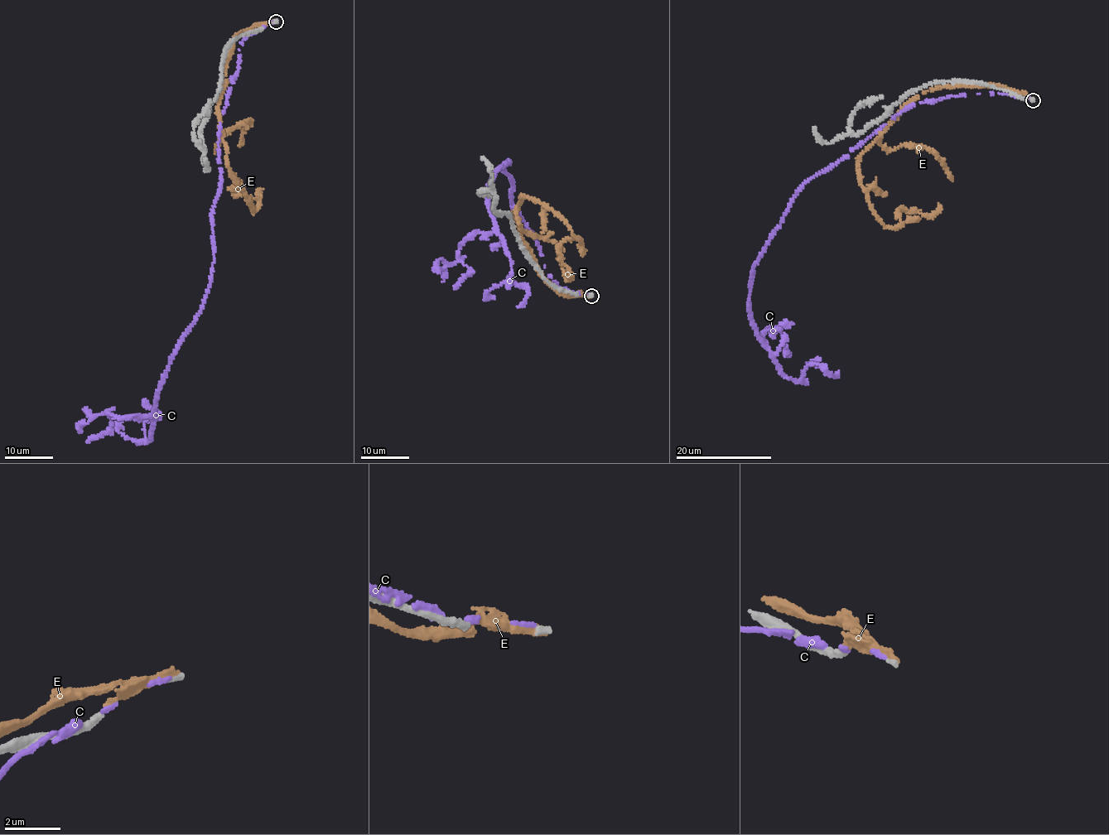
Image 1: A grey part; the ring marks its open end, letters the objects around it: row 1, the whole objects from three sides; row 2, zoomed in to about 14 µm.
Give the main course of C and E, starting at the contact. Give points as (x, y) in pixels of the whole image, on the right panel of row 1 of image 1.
C: (1031, 99), (977, 94), (912, 103), (792, 201), (751, 275), (753, 326), (793, 379), (814, 364), (837, 374)
E: (1033, 99), (993, 84), (929, 89), (860, 152), (860, 185), (884, 225), (937, 204)

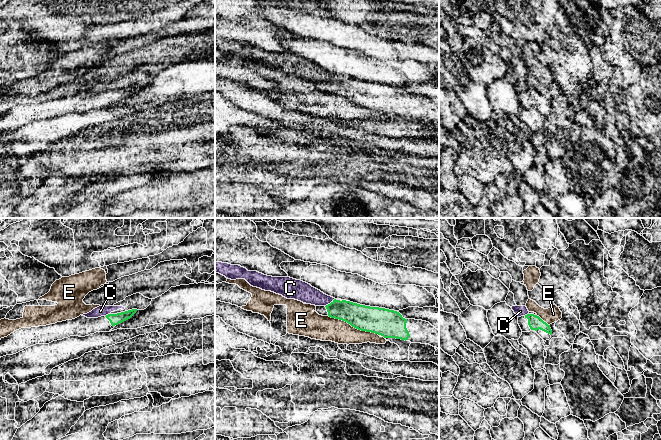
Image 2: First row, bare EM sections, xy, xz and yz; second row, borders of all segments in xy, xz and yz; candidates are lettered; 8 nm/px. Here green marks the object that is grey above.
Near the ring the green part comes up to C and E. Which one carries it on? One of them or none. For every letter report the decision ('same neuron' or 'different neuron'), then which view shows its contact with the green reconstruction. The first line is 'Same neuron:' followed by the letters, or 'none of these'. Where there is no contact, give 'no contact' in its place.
Same neuron: none of these
C: different neuron; meets green in xz
E: different neuron; meets green in xz

